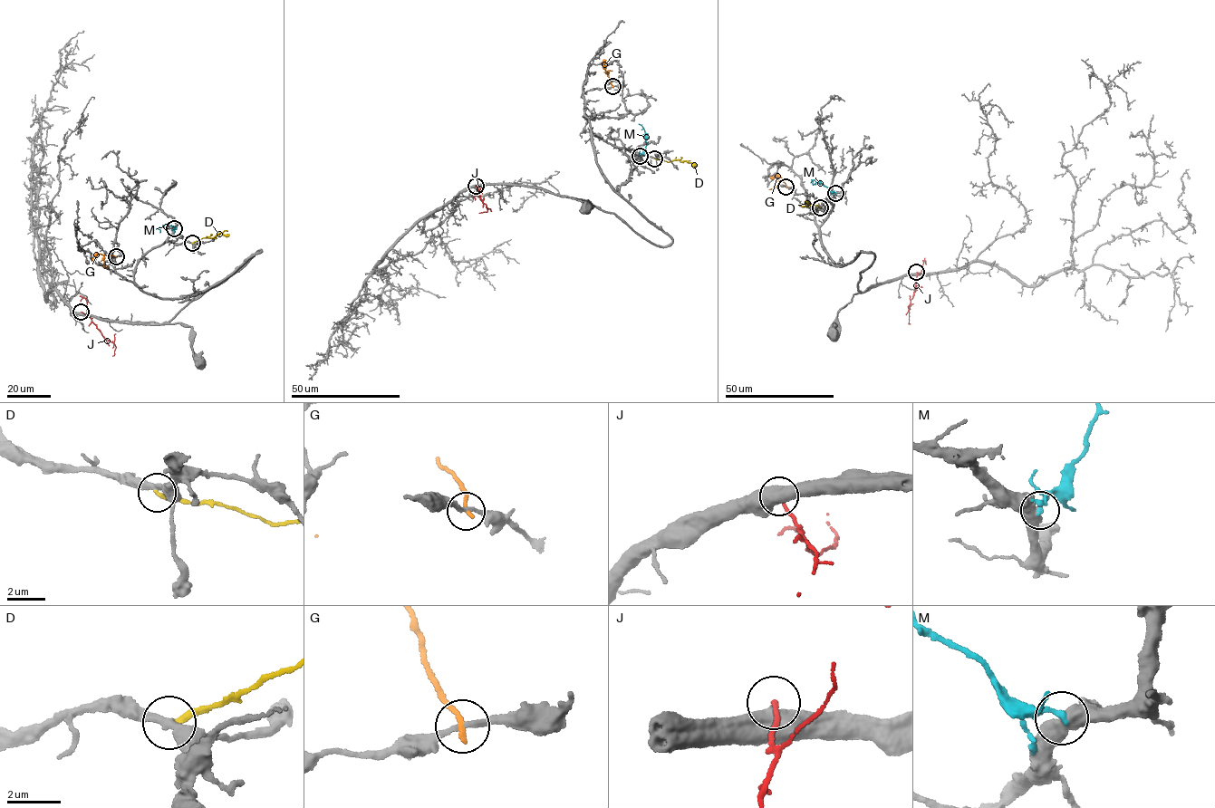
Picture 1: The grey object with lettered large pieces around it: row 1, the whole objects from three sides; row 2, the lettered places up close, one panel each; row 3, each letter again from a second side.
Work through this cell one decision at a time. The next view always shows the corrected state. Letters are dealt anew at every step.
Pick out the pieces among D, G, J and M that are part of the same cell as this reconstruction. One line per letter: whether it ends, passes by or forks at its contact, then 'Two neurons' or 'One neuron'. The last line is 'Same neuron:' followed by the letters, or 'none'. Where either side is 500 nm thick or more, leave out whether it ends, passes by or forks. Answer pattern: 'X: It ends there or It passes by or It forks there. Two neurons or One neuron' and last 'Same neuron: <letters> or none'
D: It ends there. Two neurons
G: It ends there. Two neurons
J: One neuron
M: It ends there. Two neurons
Same neuron: J

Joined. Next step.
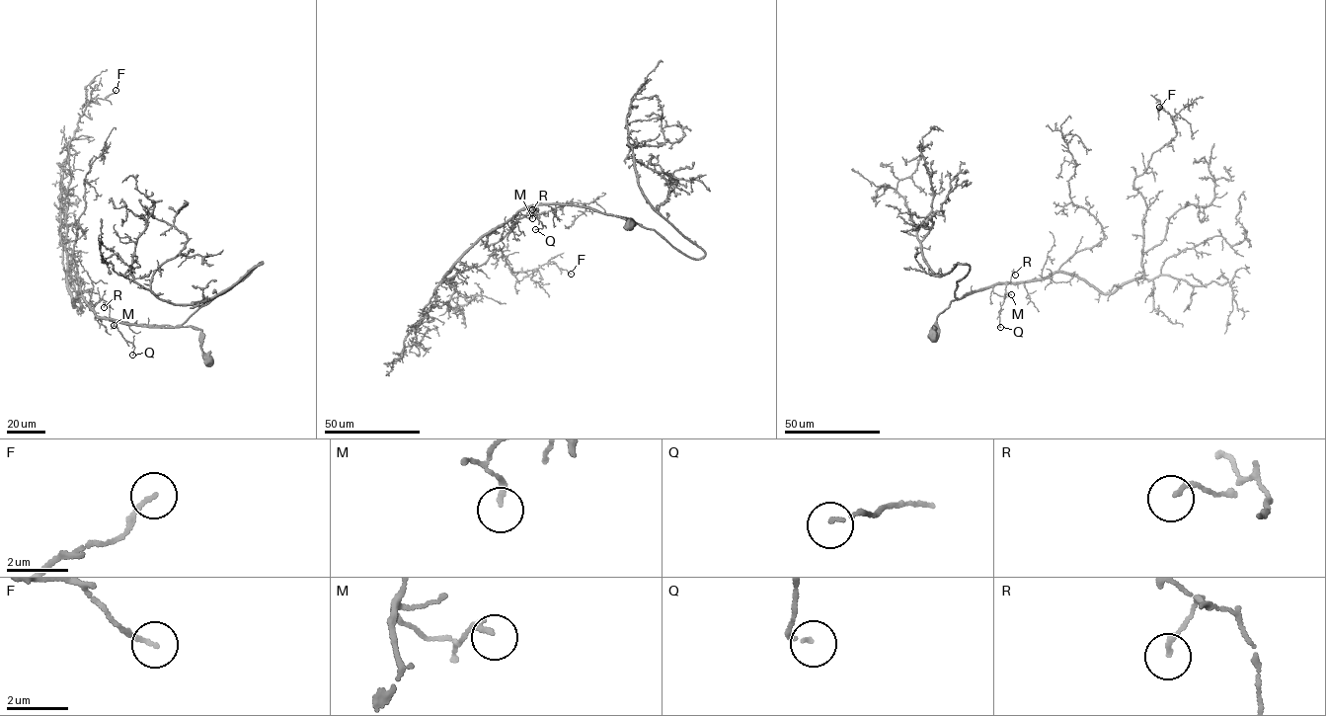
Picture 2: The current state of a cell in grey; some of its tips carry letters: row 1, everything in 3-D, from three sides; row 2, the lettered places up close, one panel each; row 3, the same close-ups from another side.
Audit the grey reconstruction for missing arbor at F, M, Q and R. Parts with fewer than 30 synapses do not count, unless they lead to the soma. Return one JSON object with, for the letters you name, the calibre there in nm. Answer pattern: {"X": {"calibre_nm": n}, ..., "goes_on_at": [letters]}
{"F": {"calibre_nm": 140}, "goes_on_at": ["F"]}

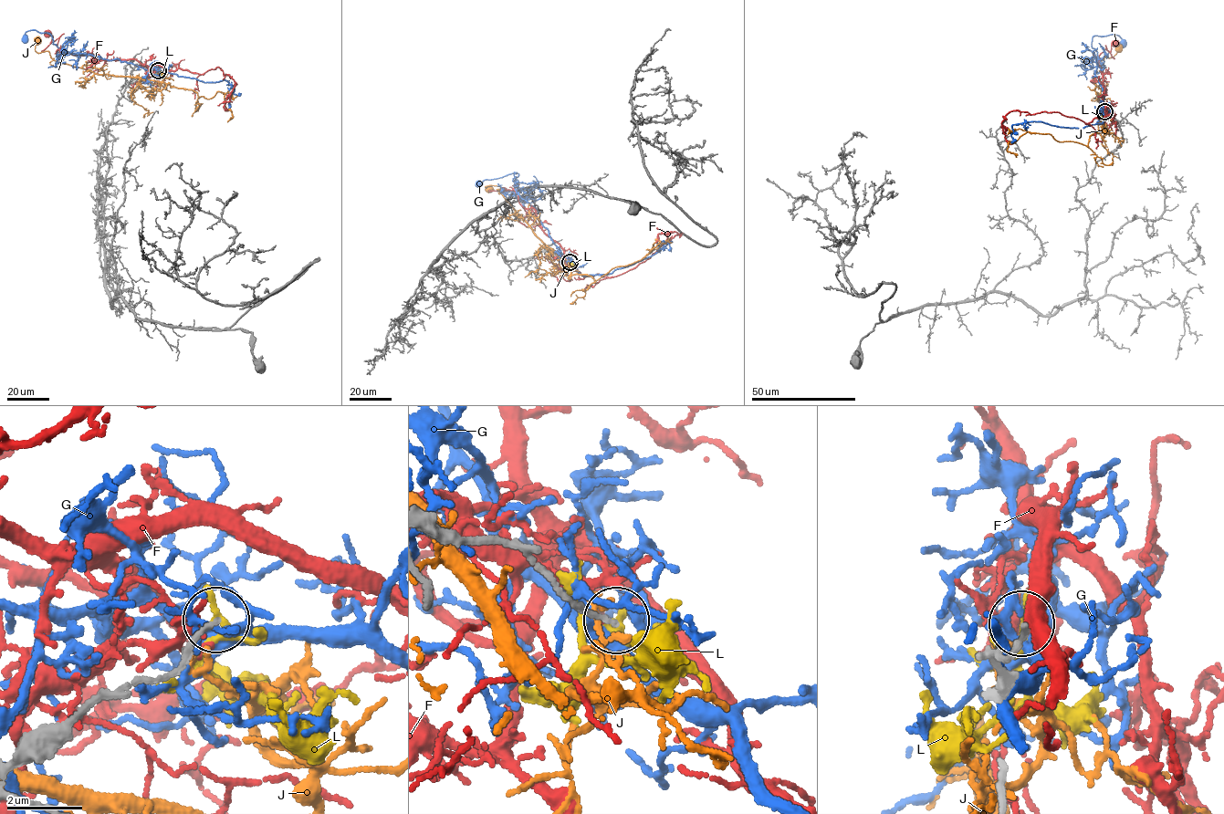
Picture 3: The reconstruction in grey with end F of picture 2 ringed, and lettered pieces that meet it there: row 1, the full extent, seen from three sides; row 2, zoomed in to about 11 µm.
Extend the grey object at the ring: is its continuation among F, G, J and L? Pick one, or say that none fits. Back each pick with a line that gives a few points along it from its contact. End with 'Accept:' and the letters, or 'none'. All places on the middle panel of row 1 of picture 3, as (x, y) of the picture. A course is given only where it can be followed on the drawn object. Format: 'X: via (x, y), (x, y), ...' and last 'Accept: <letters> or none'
Accept: L

